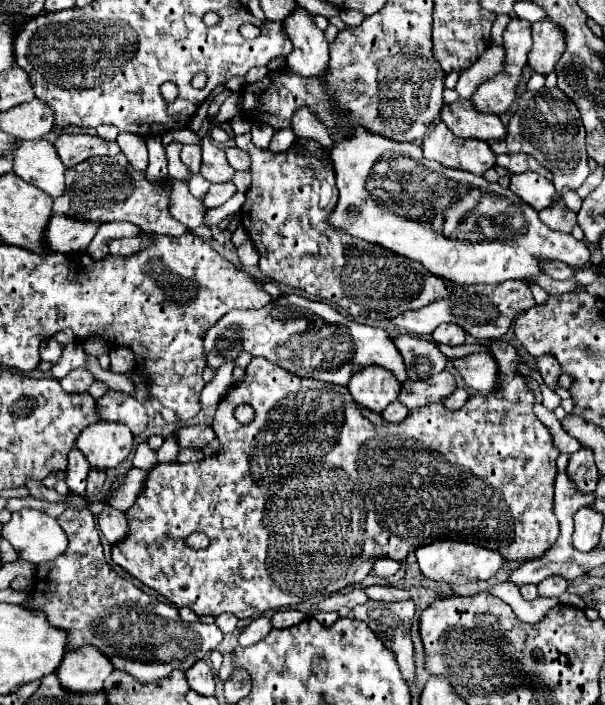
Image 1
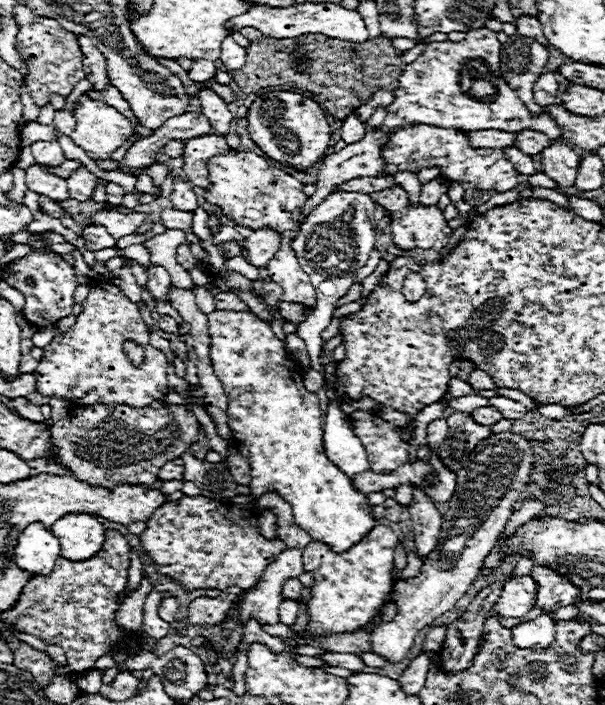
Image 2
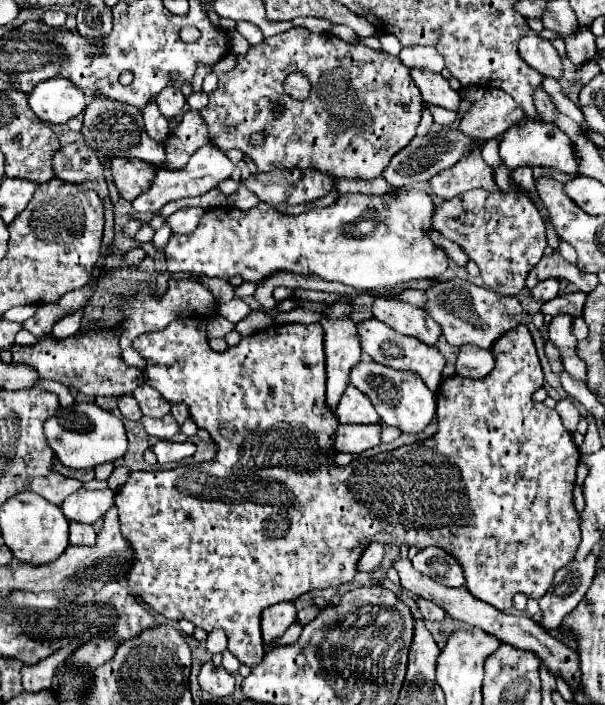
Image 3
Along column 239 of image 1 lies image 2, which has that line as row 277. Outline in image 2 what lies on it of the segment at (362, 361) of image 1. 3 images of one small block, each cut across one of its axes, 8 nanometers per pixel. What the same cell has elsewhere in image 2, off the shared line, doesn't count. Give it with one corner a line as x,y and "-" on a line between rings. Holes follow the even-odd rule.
332,192
328,194
304,220
300,234
292,242
296,258
304,272
308,272
314,288
330,300
318,300
310,316
332,316
336,302
348,294
356,272
366,264
374,250
376,230
372,226
376,202
368,194
358,192

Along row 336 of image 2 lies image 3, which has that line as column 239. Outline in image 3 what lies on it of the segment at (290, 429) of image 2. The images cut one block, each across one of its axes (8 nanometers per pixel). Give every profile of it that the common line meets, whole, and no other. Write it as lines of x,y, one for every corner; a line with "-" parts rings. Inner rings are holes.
422,190
396,192
388,198
340,194
336,204
300,216
282,214
264,202
248,212
224,206
206,210
192,234
172,234
164,256
170,272
186,270
224,280
240,276
258,284
282,270
370,290
444,274
446,254
428,238
432,212
432,198

